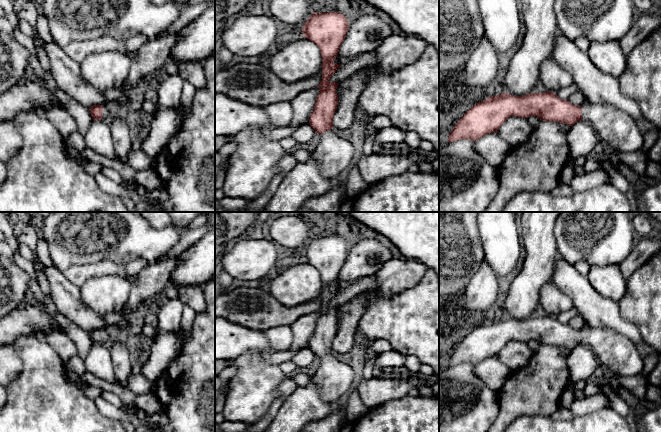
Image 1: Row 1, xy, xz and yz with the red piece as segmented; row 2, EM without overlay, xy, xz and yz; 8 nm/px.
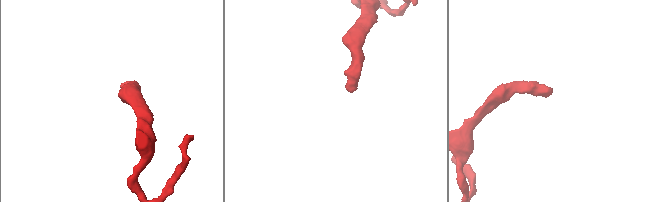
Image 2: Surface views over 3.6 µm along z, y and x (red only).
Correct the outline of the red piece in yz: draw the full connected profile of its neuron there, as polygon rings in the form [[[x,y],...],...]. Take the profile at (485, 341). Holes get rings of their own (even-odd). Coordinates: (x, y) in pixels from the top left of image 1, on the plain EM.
[[[550,315],[519,321],[502,317],[486,322],[472,330],[455,348],[447,366],[460,363],[477,365],[487,358],[497,356],[511,340],[536,340],[544,345],[569,350],[583,344],[590,347],[601,364],[613,373],[632,377],[645,370],[646,361],[640,357],[636,345],[627,337],[610,329],[589,326],[576,330]]]

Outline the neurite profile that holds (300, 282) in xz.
[[[304,259],[286,264],[285,271],[266,282],[269,293],[286,307],[296,307],[314,301],[321,293],[319,271]]]

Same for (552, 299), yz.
[[[547,283],[541,288],[540,305],[548,315],[553,317],[574,308],[572,299],[553,283]]]

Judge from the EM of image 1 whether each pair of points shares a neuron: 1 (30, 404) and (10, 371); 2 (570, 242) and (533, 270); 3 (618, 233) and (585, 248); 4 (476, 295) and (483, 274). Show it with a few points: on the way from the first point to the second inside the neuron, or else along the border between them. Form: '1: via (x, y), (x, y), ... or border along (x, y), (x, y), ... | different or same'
1: border along (19, 355), (21, 370), (10, 383) | different
2: border along (553, 228), (557, 253), (559, 255) | different
3: via (610, 233), (600, 233), (593, 240) | same
4: via (481, 290), (483, 288), (483, 279) | same

